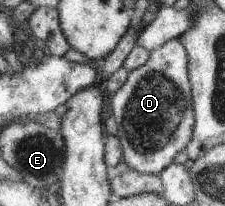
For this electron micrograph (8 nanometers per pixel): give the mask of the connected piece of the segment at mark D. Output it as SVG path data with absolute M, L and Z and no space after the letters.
M179 37L150 51L148 60L127 74L124 84L108 98L122 159L130 170L158 174L171 165L174 155L186 148L193 135L187 54Z

